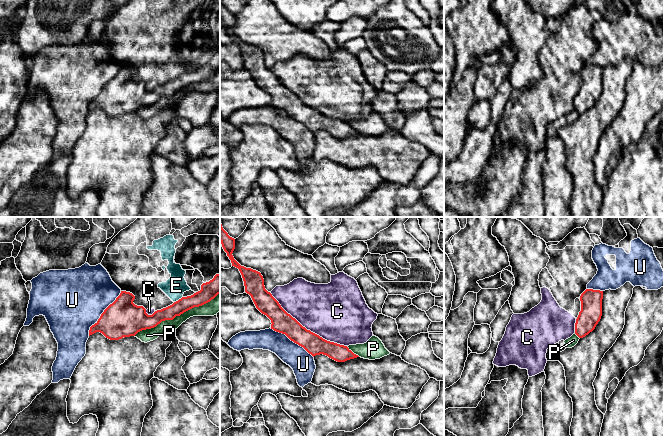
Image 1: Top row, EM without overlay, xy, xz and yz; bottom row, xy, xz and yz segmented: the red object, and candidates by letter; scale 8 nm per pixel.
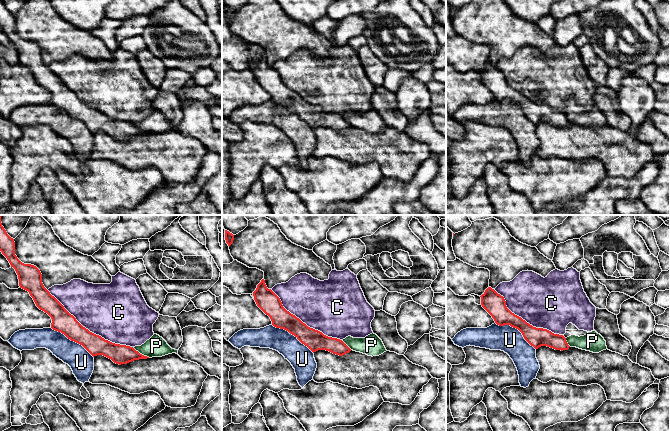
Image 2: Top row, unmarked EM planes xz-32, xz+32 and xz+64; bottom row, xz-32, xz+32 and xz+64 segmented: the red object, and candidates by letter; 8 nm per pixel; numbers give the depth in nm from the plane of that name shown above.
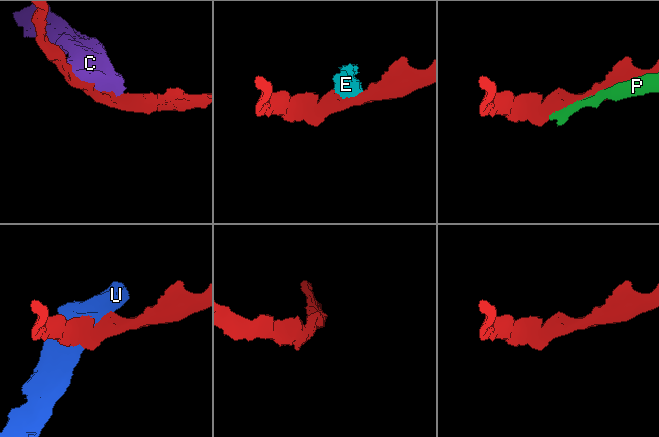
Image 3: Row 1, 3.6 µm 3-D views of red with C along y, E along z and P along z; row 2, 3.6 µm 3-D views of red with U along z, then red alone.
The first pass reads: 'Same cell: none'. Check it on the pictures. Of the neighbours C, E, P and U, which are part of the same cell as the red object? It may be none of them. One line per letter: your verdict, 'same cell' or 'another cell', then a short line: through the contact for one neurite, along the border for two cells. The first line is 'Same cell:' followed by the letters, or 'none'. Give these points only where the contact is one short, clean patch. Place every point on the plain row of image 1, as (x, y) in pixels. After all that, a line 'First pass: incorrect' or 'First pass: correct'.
Same cell: none
C: another cell
E: another cell
P: another cell
U: another cell
First pass: correct

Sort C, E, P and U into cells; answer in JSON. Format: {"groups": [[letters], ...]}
{"groups": [["C", "E"], ["P"], ["U"]]}

